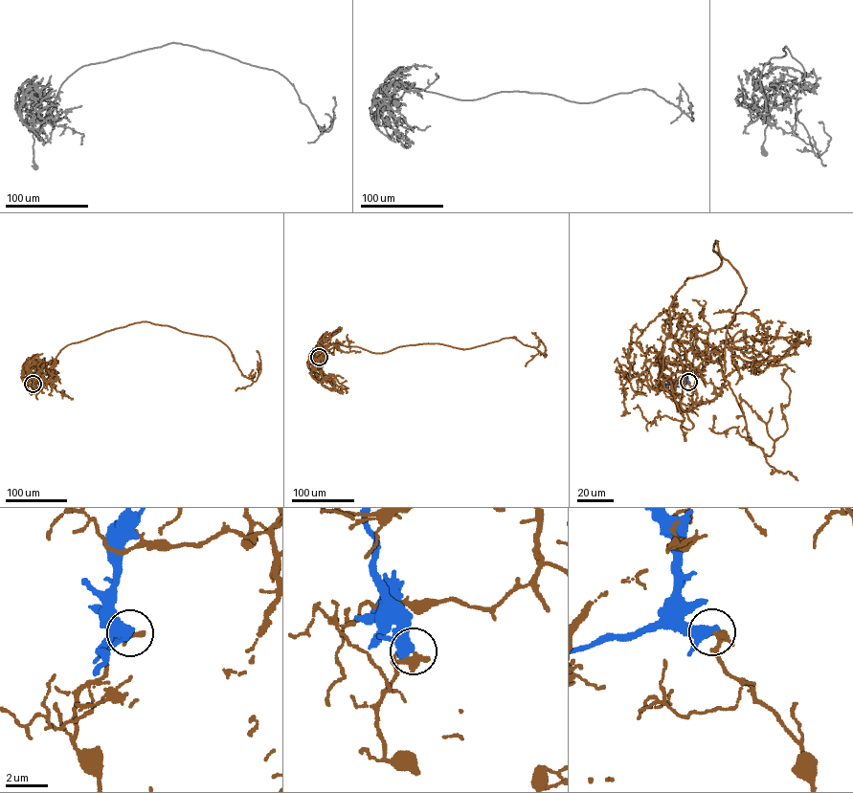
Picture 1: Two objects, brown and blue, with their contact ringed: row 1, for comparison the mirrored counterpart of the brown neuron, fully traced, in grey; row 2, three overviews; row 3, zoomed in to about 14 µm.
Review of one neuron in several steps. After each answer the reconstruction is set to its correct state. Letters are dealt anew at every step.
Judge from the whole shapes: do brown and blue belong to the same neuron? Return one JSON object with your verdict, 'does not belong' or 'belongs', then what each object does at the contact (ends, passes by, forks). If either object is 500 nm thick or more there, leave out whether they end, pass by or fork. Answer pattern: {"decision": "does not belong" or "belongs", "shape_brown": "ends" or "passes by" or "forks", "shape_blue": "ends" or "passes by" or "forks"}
{"decision": "does not belong"}

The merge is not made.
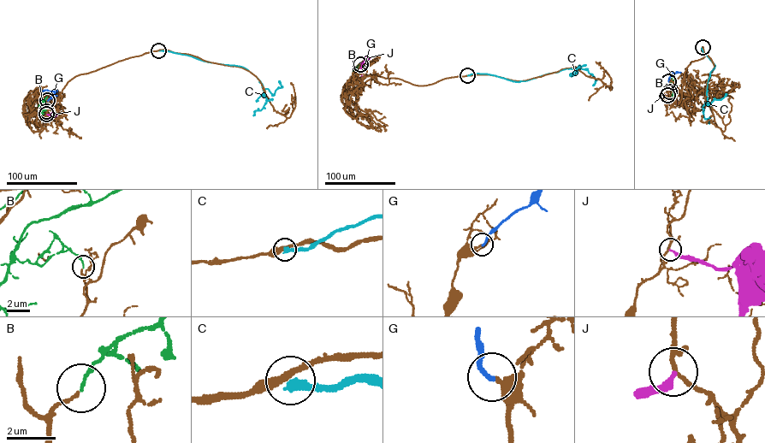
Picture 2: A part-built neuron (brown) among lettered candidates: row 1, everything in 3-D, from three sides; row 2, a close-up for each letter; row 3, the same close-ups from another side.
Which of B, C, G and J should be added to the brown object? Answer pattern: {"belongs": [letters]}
{"belongs": ["G"]}

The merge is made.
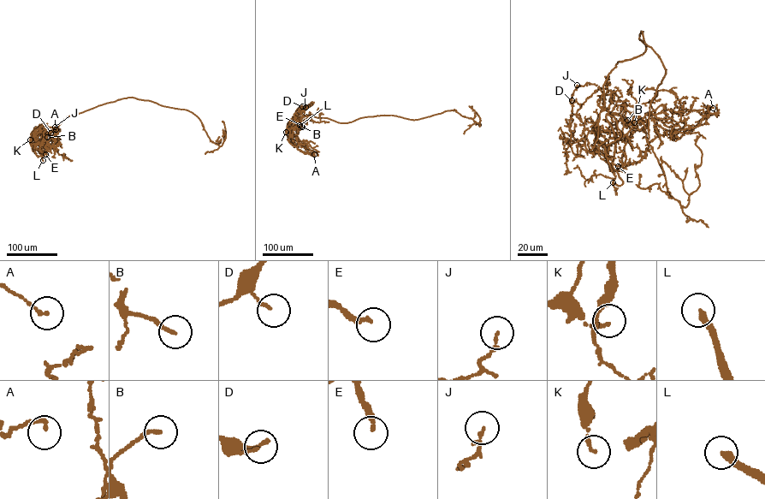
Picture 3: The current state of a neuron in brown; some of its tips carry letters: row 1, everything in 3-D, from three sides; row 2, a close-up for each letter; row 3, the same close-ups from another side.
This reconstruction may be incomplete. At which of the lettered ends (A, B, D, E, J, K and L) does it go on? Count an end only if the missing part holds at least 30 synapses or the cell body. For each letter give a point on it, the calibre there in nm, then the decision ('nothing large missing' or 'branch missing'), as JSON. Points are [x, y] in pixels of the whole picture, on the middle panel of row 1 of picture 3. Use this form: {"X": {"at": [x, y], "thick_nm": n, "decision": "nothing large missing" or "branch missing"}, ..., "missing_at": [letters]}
{"A": {"at": [314, 154], "thick_nm": 150, "decision": "nothing large missing"}, "B": {"at": [302, 127], "thick_nm": 160, "decision": "nothing large missing"}, "D": {"at": [302, 106], "thick_nm": 130, "decision": "nothing large missing"}, "E": {"at": [301, 126], "thick_nm": 220, "decision": "branch missing"}, "J": {"at": [305, 107], "thick_nm": 170, "decision": "nothing large missing"}, "K": {"at": [286, 132], "thick_nm": 170, "decision": "nothing large missing"}, "L": {"at": [299, 125], "thick_nm": 280, "decision": "branch missing"}, "missing_at": ["E", "L"]}

